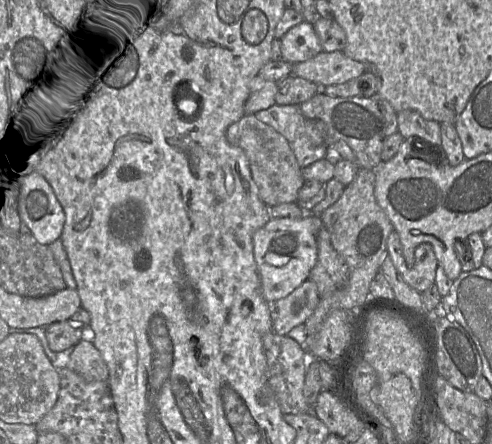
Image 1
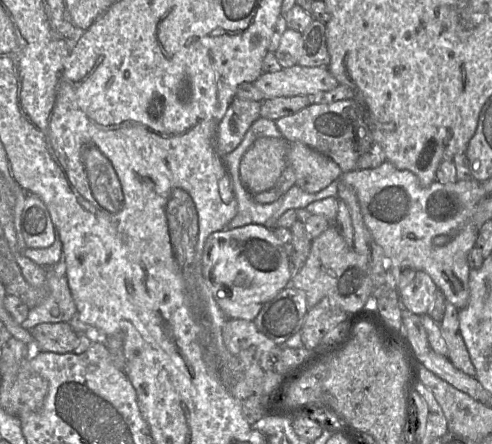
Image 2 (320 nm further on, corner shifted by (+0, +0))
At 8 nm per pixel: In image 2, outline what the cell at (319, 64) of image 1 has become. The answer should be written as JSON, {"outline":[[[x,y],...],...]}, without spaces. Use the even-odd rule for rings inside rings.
{"outline":[[[295,64],[275,72],[263,72],[253,84],[266,98],[313,95],[339,85],[328,67],[305,67]]]}

